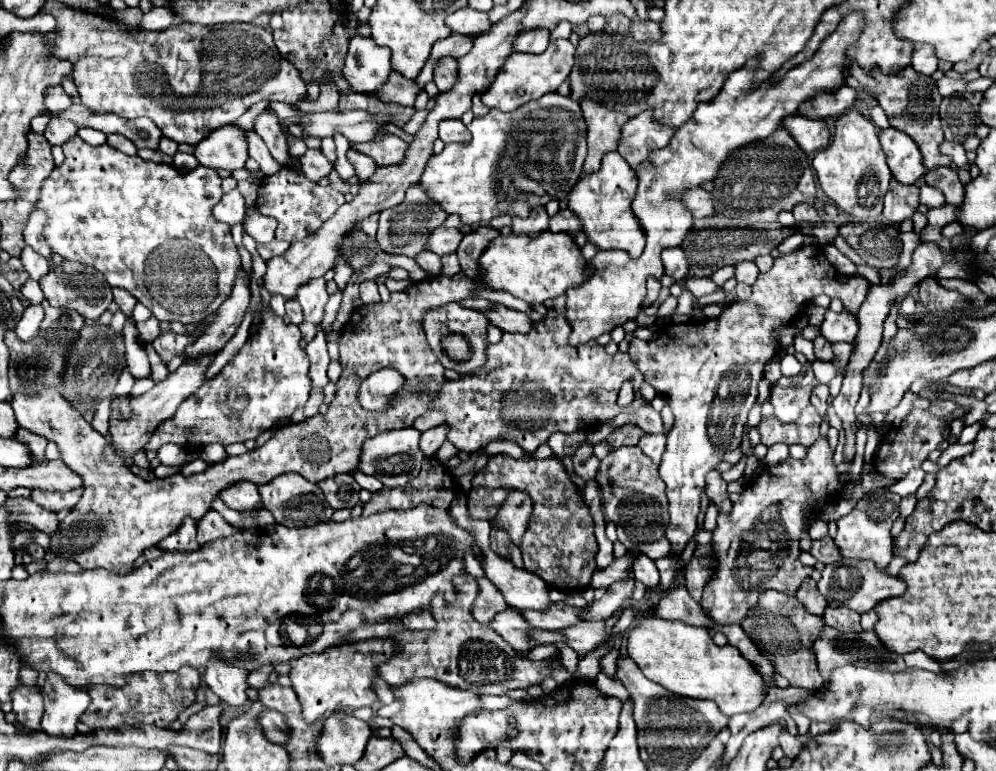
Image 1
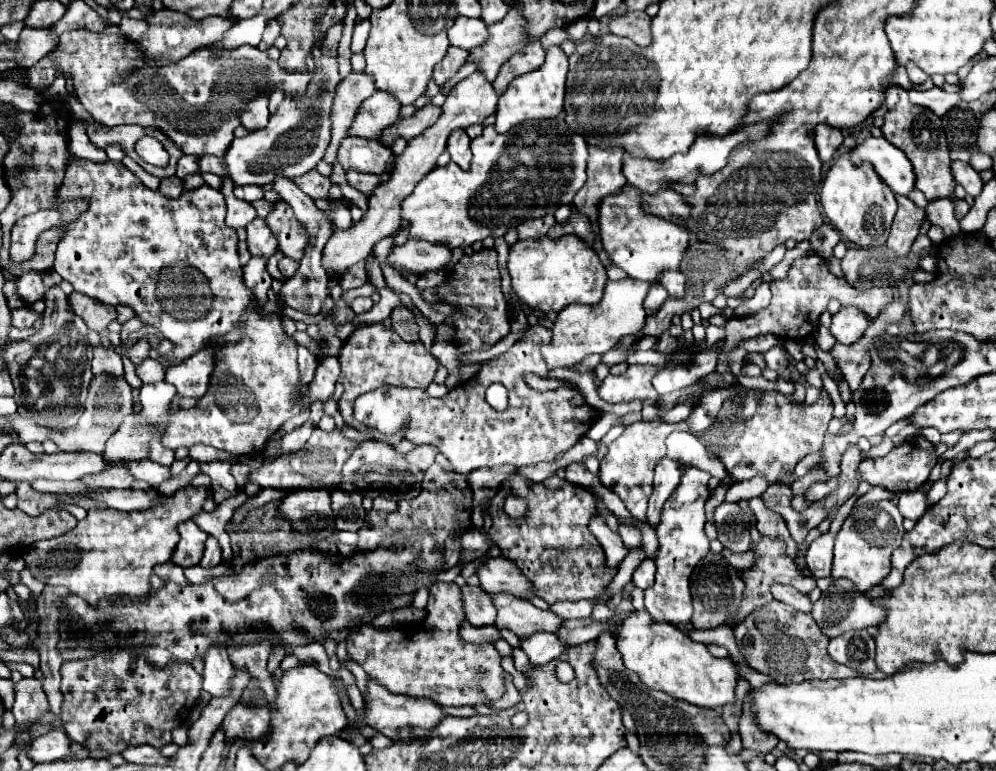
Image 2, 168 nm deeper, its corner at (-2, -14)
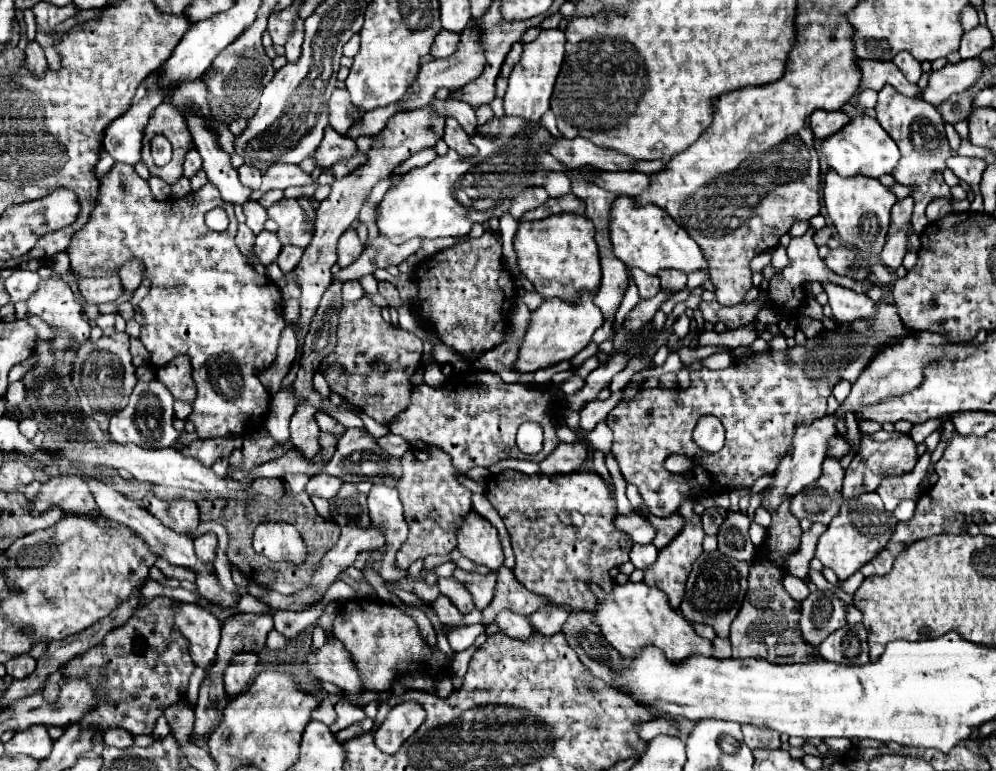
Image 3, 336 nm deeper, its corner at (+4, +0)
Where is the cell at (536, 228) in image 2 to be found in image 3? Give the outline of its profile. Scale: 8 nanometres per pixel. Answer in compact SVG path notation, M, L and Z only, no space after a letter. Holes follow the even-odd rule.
M526 188L526 190L520 192L516 198L512 198L512 204L510 204L510 210L508 210L508 212L510 212L516 220L520 220L524 212L534 210L534 208L546 204L546 200L548 200L548 194L546 194L544 188Z

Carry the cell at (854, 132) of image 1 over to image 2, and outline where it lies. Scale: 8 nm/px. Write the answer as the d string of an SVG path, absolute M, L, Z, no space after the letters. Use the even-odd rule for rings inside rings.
M852 148L846 150L844 156L838 156L836 162L828 168L826 178L822 182L820 204L824 214L832 222L832 226L858 248L882 246L886 244L892 218L896 214L896 198L890 186L876 174L870 162L862 162L856 166L852 160Z

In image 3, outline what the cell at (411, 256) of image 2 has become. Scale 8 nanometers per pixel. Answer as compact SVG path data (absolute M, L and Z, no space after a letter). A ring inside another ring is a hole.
M376 236L360 254L360 258L346 266L340 268L338 274L332 276L333 280L341 280L343 282L349 280L360 280L366 274L374 274L374 270L378 268L388 268L390 264L400 264L404 258L408 258L410 254L414 254L420 248L422 240L408 240L406 244L390 244L390 240L382 240L382 236Z

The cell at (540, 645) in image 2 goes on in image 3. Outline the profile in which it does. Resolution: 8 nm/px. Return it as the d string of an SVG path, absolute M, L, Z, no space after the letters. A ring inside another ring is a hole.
M502 610L496 620L494 620L500 628L500 632L504 632L506 636L514 636L514 638L520 638L520 640L526 640L526 636L532 636L534 630L530 628L528 624L528 618L526 616L518 616L514 612L506 612Z

